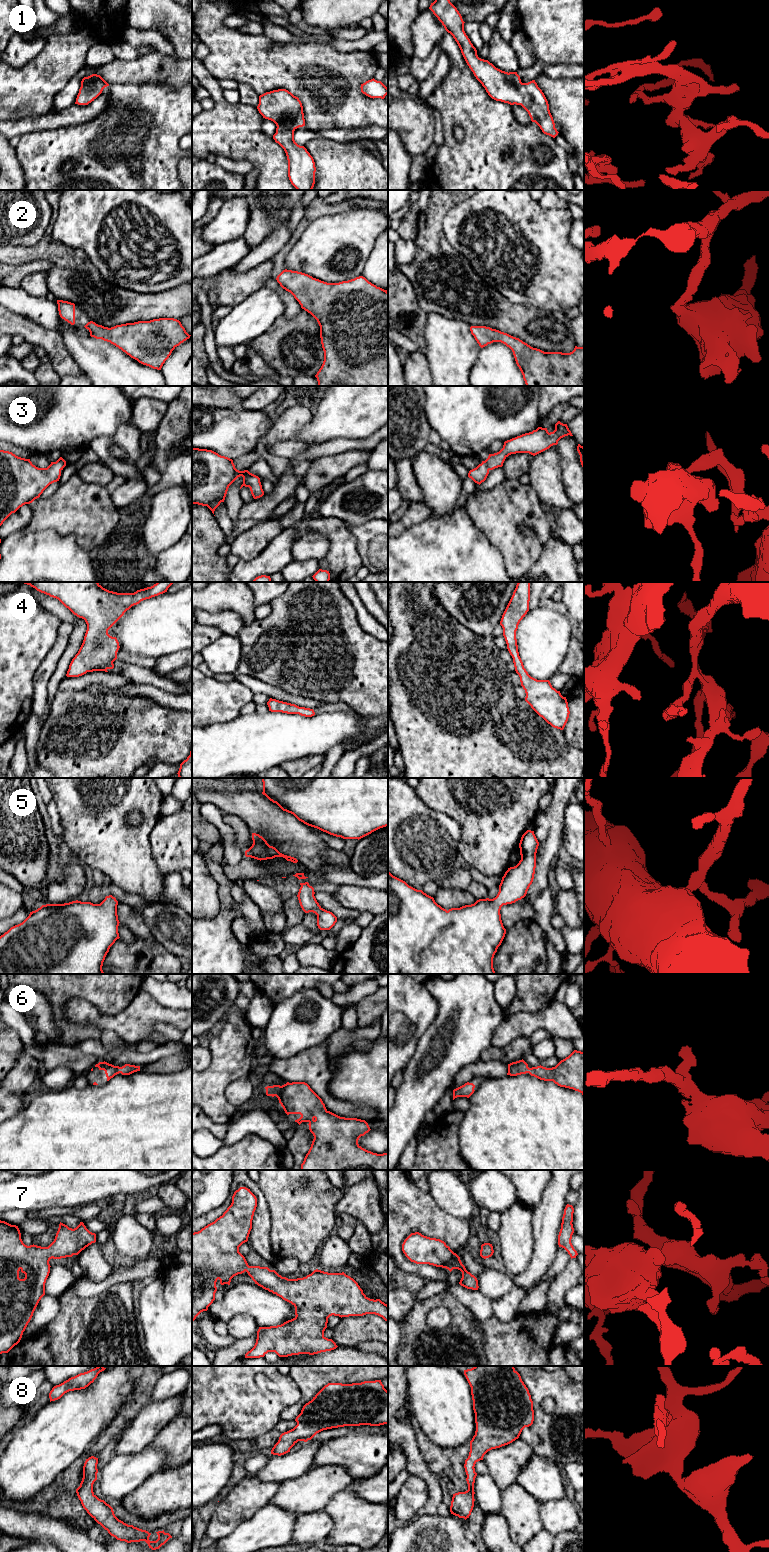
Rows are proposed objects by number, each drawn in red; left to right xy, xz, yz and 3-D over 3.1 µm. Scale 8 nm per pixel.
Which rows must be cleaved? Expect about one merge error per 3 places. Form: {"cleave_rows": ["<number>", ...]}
{"cleave_rows": []}

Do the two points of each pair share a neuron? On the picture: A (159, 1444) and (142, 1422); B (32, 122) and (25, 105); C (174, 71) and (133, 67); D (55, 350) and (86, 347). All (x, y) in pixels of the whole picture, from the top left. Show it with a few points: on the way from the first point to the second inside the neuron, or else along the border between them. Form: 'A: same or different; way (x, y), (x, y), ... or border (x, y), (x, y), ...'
A: different; border (170, 1421), (149, 1444)
B: different; border (52, 109), (39, 115), (10, 121)
C: same; way (164, 71), (143, 69)
D: different; border (57, 331), (62, 338), (63, 345), (79, 369)

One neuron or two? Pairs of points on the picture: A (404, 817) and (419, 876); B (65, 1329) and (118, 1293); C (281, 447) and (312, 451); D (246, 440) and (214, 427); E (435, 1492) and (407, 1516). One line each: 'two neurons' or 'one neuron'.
A: one neuron
B: one neuron
C: one neuron
D: one neuron
E: two neurons

